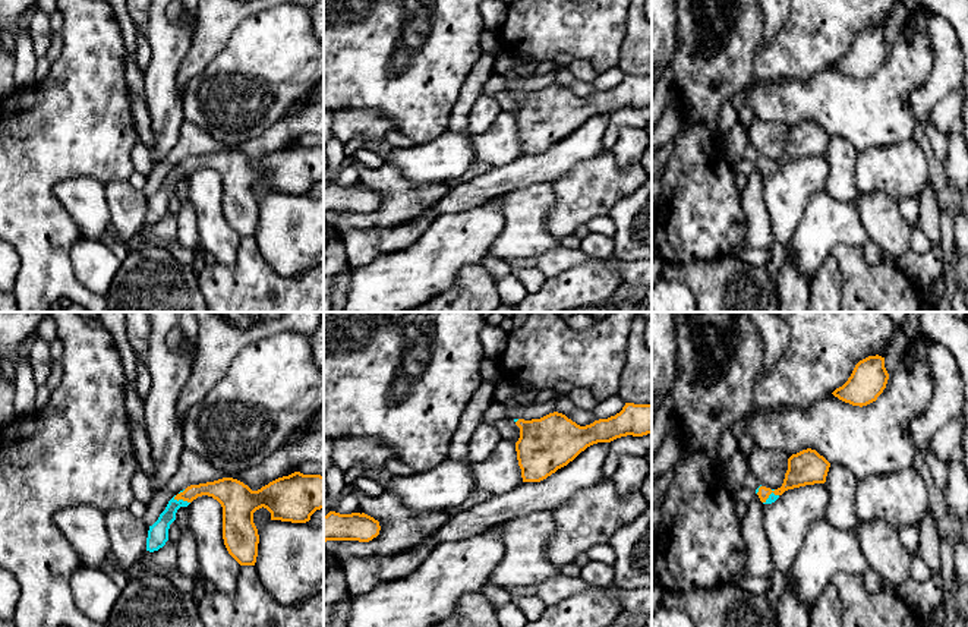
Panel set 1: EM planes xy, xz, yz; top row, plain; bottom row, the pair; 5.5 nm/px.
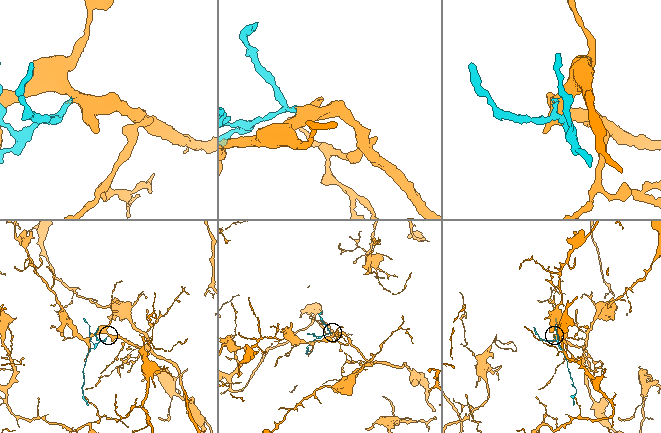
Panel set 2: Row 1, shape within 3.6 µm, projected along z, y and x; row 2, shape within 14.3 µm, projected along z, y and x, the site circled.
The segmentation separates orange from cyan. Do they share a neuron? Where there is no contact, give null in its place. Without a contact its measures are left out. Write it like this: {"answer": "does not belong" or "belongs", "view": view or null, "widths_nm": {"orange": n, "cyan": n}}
{"answer": "belongs", "view": "xy", "widths_nm": {"orange": 150, "cyan": 110}}

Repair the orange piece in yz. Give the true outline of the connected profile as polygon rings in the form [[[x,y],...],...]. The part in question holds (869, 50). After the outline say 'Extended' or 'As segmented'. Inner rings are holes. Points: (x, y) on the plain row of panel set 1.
[[[868,28],[855,37],[848,53],[832,66],[845,75],[863,79],[877,72],[887,51],[885,29]]]. As segmented

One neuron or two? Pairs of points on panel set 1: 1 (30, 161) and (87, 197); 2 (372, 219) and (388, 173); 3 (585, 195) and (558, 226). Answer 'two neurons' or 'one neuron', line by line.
1: two neurons
2: one neuron
3: one neuron

